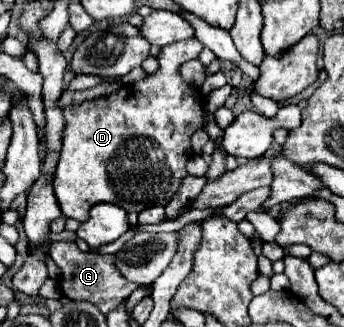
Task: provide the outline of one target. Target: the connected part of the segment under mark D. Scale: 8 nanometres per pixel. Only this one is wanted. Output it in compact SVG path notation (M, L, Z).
M197 38L169 44L161 48L157 56L159 70L155 74L137 84L123 86L117 94L63 108L63 152L53 178L53 192L63 216L85 222L89 208L99 202L117 204L125 212L141 212L151 204L165 206L171 200L181 180L187 176L185 164L191 156L191 136L203 126L203 96L197 88L183 82L179 70L183 62L195 60L203 48Z

